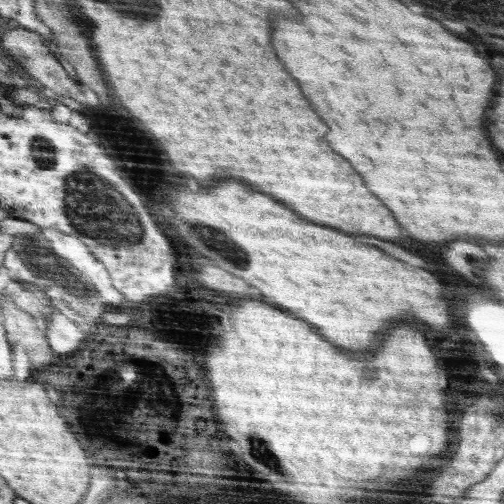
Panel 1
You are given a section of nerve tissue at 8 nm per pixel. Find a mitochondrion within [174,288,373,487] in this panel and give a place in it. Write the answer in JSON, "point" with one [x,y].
{"point":[271,463]}

